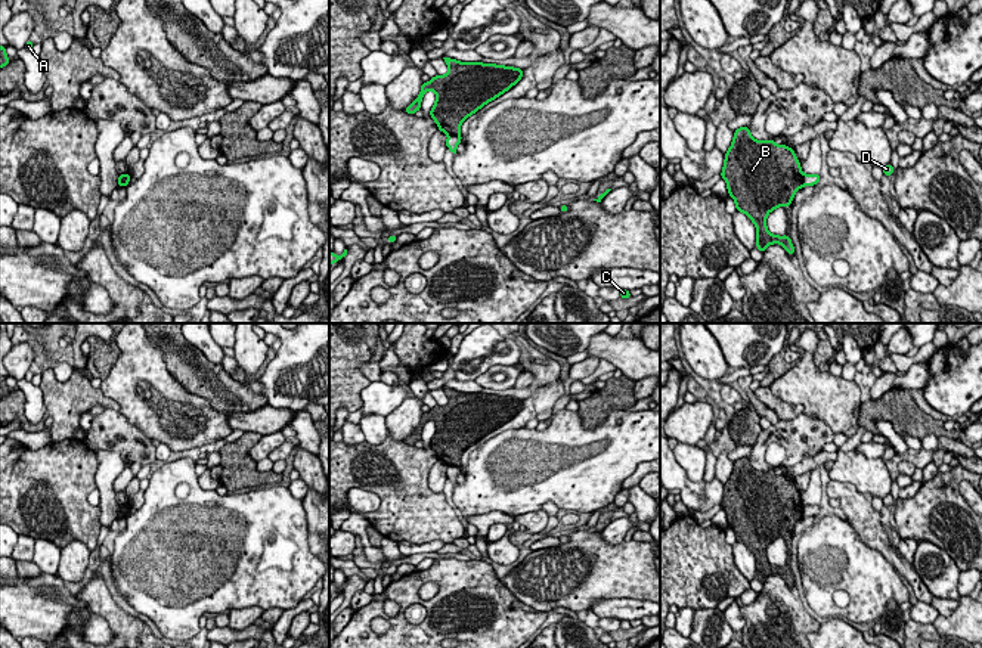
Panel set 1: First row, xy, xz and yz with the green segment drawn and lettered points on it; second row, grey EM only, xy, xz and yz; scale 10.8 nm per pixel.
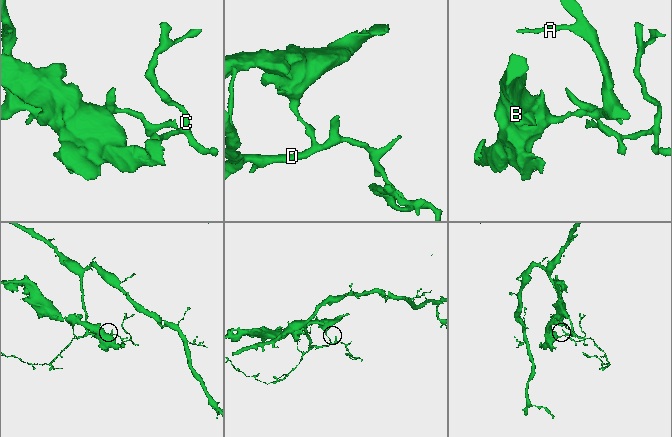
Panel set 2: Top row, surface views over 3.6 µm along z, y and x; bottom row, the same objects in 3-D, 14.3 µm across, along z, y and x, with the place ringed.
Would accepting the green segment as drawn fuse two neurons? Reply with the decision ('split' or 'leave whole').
split

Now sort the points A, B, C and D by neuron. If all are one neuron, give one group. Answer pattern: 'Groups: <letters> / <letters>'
Groups: A C D / B

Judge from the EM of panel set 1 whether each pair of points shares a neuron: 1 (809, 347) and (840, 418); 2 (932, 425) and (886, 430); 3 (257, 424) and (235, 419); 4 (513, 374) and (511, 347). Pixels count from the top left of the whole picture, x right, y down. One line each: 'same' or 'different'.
1: same
2: different
3: same
4: different

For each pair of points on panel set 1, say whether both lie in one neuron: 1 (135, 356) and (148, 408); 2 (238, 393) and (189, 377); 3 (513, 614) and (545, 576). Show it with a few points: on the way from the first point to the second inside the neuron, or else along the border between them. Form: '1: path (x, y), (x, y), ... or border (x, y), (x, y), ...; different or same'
1: path (141, 369), (142, 394); same
2: path (226, 393), (211, 381), (201, 378); same
3: border (499, 580), (519, 600), (545, 613); different

